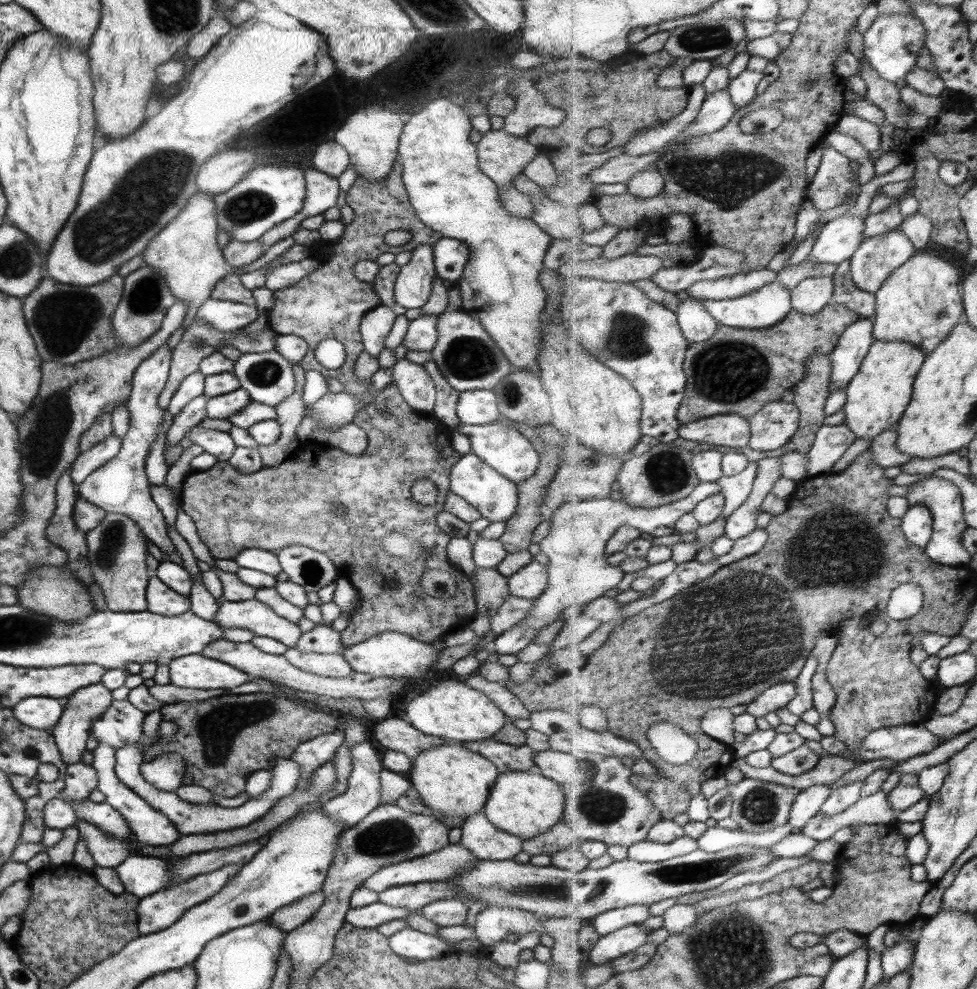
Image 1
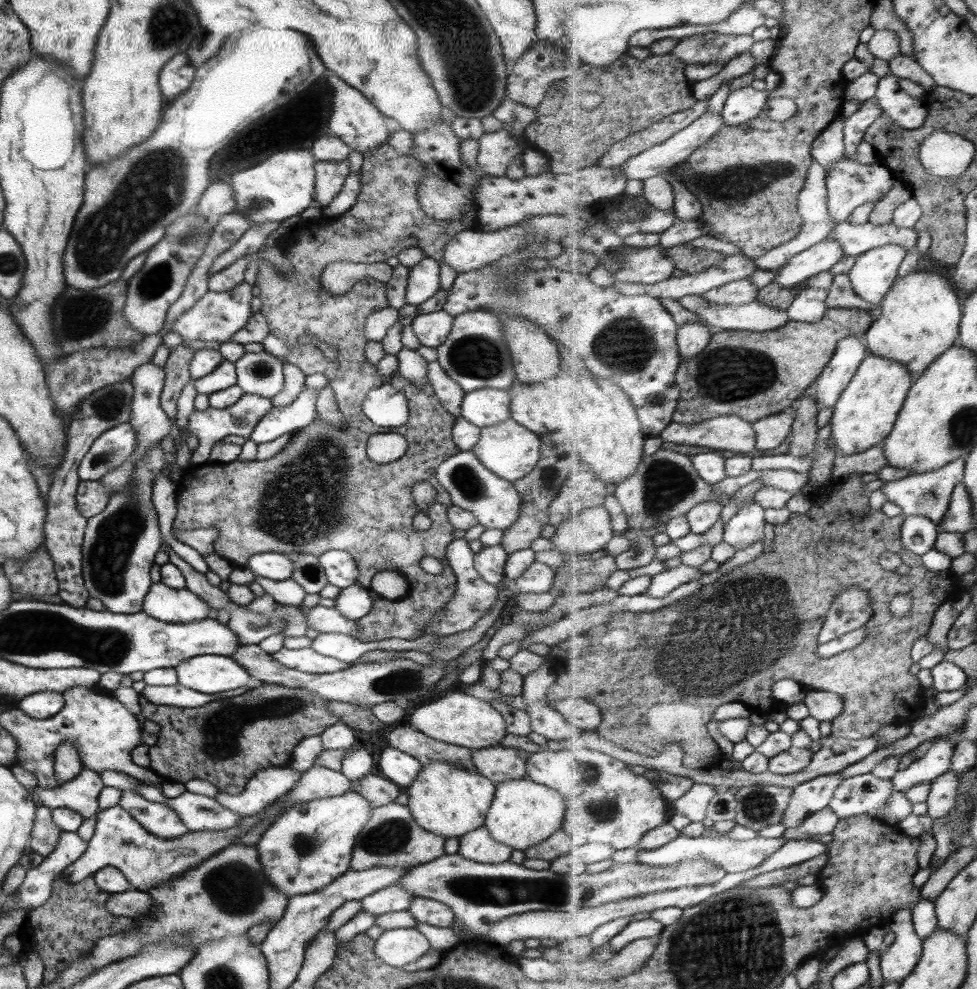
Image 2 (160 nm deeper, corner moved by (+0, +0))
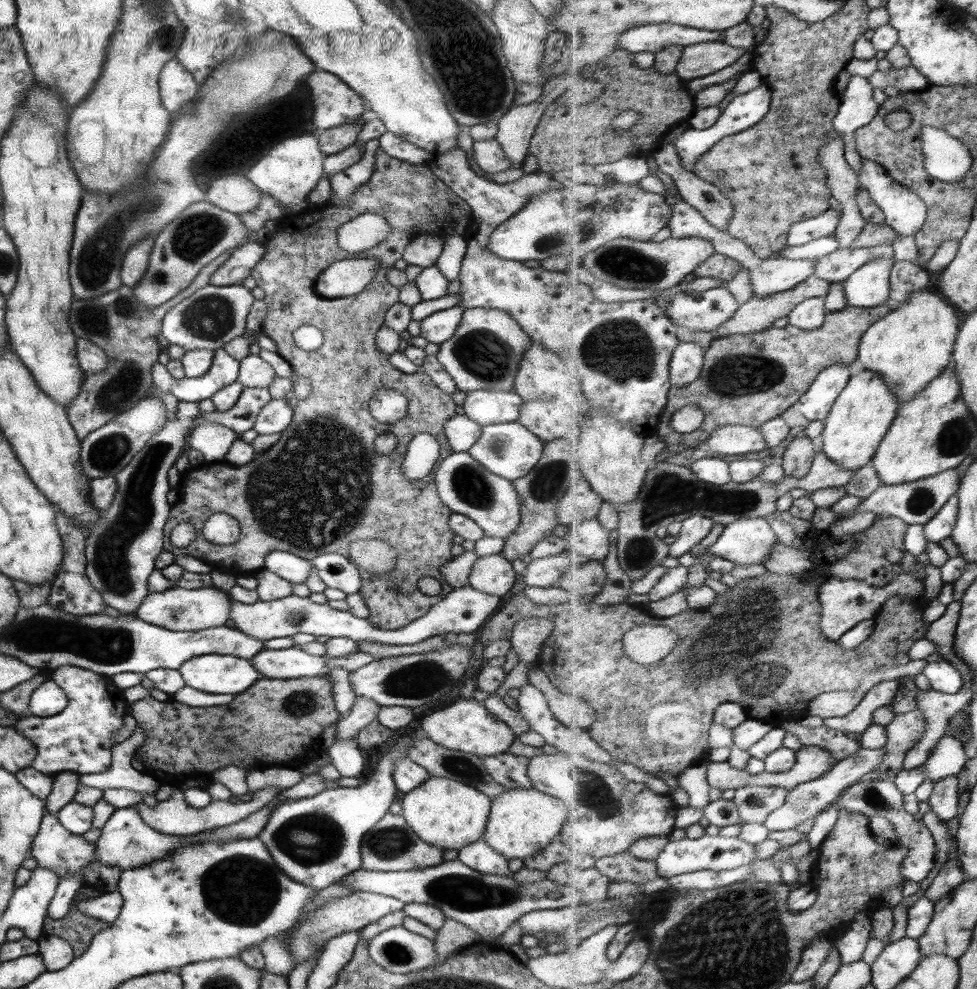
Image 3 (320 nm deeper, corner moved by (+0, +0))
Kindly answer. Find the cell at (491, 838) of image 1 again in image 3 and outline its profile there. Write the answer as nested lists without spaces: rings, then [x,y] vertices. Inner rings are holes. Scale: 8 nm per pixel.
[[[482,838],[460,848],[457,853],[457,860],[475,872],[497,876],[511,874],[507,869],[507,860],[493,852]]]

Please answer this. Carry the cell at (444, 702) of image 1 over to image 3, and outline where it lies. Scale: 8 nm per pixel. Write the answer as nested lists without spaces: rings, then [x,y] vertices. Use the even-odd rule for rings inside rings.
[[[459,698],[459,701],[437,710],[437,712],[433,711],[433,714],[423,718],[420,728],[422,735],[439,747],[465,752],[477,756],[479,759],[506,753],[515,738],[512,730],[504,722],[489,713],[482,703],[473,698]]]

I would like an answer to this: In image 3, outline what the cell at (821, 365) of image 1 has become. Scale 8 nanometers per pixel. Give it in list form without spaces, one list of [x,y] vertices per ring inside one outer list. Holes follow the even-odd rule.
[[[803,432],[797,435],[783,454],[782,467],[786,476],[805,478],[812,470],[817,455],[812,438]]]

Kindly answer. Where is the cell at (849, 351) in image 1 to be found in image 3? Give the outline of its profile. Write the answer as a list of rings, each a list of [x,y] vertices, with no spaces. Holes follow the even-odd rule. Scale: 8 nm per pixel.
[[[844,362],[824,368],[818,374],[812,387],[793,408],[799,410],[809,422],[824,421],[831,413],[840,392],[847,386],[850,378],[849,364]]]

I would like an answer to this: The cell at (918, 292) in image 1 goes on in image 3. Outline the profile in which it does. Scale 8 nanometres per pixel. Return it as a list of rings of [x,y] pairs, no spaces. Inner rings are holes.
[[[916,290],[905,306],[892,309],[867,329],[858,360],[864,369],[882,374],[887,386],[899,396],[899,403],[907,403],[953,365],[959,331],[959,318],[951,302],[933,292]]]

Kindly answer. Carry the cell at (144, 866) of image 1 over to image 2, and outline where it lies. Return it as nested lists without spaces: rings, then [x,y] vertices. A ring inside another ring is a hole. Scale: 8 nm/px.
[[[119,805],[99,810],[97,811],[98,817],[94,833],[87,841],[86,849],[75,862],[61,871],[59,877],[62,878],[63,882],[73,885],[81,882],[86,876],[92,876],[99,869],[111,866],[123,874],[131,889],[147,892],[153,886],[171,882],[171,879],[181,876],[194,864],[232,844],[232,840],[236,840],[238,836],[248,832],[258,822],[258,818],[268,812],[268,808],[270,805],[251,816],[241,817],[234,827],[225,830],[187,832],[172,839],[162,839],[147,832]]]

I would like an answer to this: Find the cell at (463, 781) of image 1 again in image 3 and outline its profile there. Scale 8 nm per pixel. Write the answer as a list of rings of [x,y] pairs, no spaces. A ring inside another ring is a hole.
[[[430,776],[423,784],[401,798],[401,815],[407,826],[429,846],[456,850],[482,838],[490,811],[490,798],[482,792],[449,780]]]

